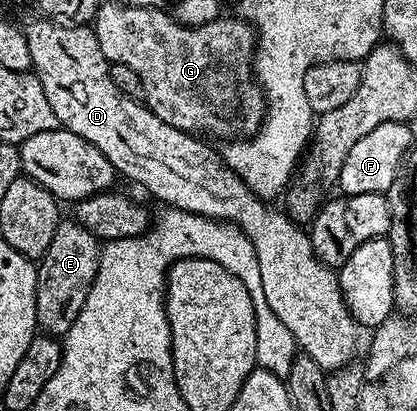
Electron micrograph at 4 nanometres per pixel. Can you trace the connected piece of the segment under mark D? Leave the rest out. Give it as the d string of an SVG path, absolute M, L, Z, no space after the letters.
M58 19L41 20L25 26L24 32L32 72L40 79L44 95L48 95L48 103L52 103L52 111L56 111L59 126L80 135L80 139L88 139L88 143L92 143L92 147L99 149L108 163L112 163L115 174L122 176L123 173L128 180L143 185L156 200L163 201L163 206L209 217L211 221L229 221L242 229L254 245L268 304L272 306L272 311L276 311L276 319L280 319L280 323L292 331L299 350L316 359L316 363L320 363L320 367L327 371L351 364L355 360L354 352L358 349L360 326L344 303L337 272L318 258L310 242L309 232L299 222L293 221L289 213L281 208L273 209L270 206L273 204L257 197L242 182L240 175L226 166L221 152L205 145L210 143L201 136L185 133L183 129L164 123L164 119L156 116L145 103L139 103L133 97L125 97L120 87L112 83L111 64L104 59L104 51L100 51L100 43L96 43L93 28L82 23L63 23Z

